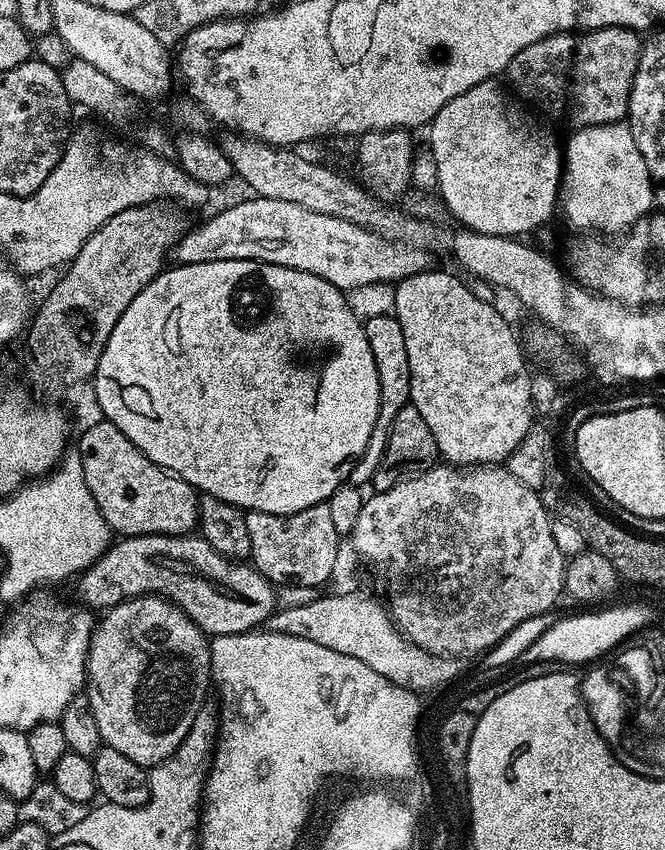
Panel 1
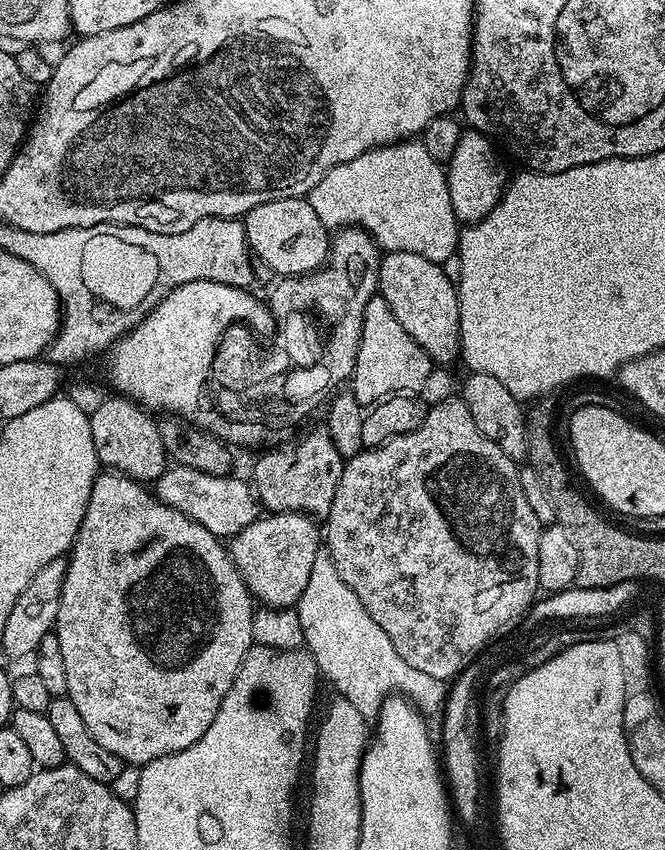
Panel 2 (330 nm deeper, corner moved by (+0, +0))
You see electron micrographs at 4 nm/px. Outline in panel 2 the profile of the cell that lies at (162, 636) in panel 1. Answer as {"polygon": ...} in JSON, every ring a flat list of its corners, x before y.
{"polygon":[[104,470,97,475,90,494,90,502,86,506,86,514,82,518,82,526,67,557,68,569,54,625,56,637,62,645,62,659,66,666,68,699,74,702,78,714,82,714,82,722,86,722,90,734,94,734,100,745,106,746,110,754,118,754,118,758,122,758,125,765,137,766,186,750,194,746,194,742,198,742,198,738,202,738,206,730,210,730,210,722,214,722,222,706,222,698,226,698,242,666,245,654,254,646,252,638,254,601,221,537,210,534,206,526,174,510,174,506,162,502,155,491,148,489,147,492,144,488,147,487,141,481,132,480,120,472]]}

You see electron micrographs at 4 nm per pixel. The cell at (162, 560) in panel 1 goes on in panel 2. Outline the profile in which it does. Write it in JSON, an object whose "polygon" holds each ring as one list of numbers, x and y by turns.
{"polygon":[[274,512,261,515,246,530,231,537,227,545,228,553,232,556,234,566,240,571,244,584,248,587,253,601,269,608,292,608,302,598,303,591,310,579,314,558,322,552,322,532,316,529,317,521,303,512]]}

